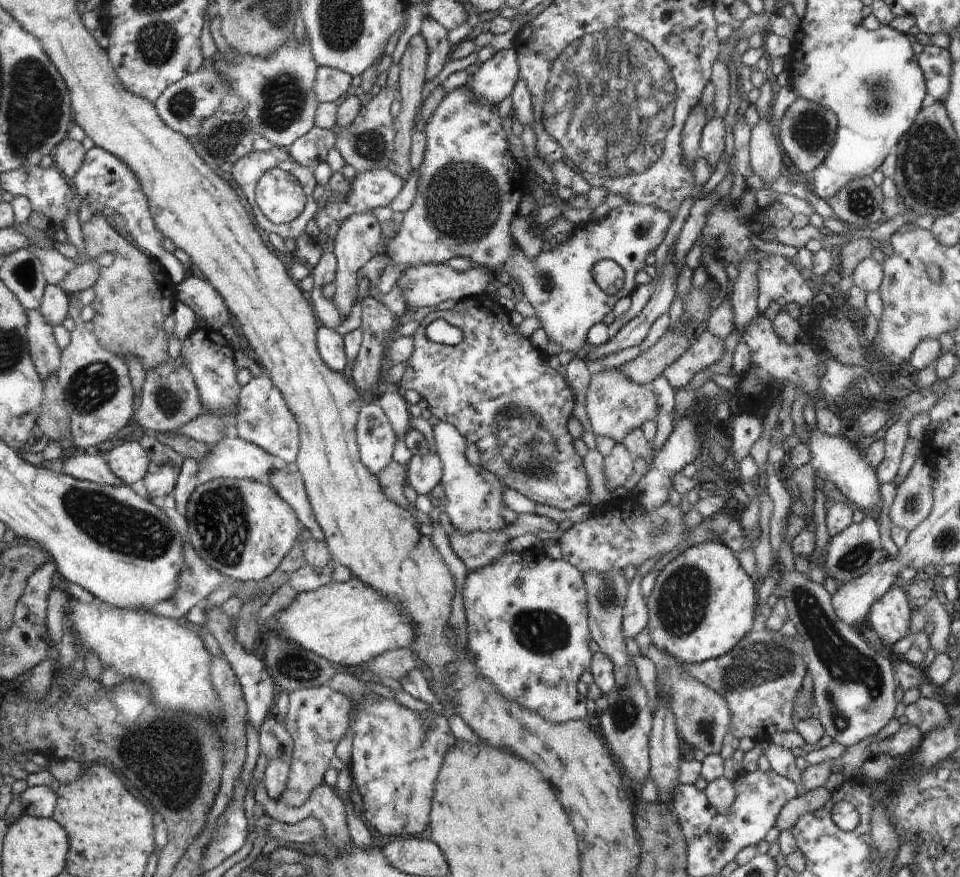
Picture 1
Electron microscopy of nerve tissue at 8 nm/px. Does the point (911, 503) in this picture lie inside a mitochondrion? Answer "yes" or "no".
yes

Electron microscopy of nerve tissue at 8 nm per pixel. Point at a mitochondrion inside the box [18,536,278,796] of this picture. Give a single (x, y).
(124, 746)

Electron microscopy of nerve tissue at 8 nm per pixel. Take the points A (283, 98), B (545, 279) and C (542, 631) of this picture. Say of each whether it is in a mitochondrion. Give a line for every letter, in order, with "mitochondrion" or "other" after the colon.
A: mitochondrion
B: mitochondrion
C: mitochondrion

